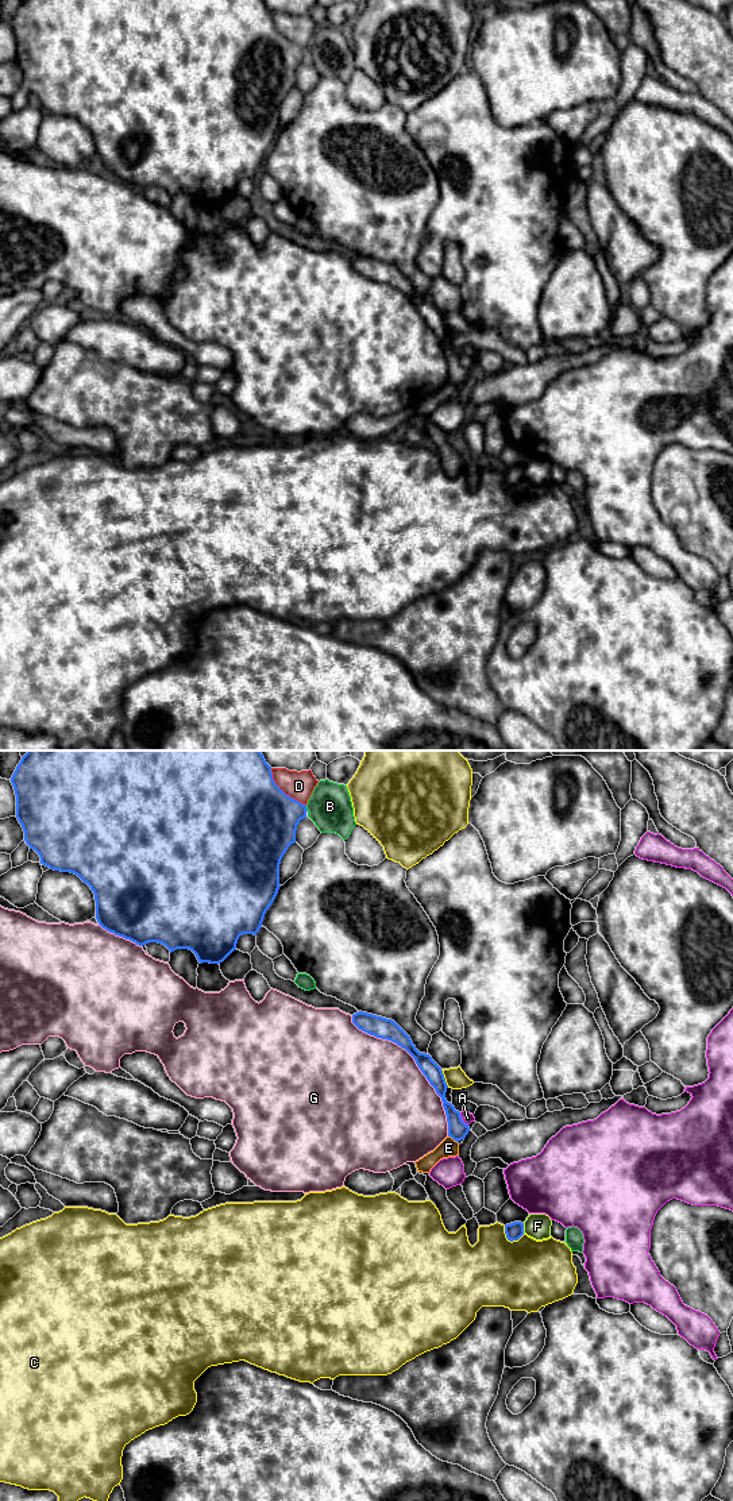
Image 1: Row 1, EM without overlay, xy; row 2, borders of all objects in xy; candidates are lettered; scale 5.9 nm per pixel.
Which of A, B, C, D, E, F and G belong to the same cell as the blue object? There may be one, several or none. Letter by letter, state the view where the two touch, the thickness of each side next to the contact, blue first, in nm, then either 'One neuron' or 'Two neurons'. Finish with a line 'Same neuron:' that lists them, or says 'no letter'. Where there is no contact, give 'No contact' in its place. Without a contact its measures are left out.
A: Touches blue in xy. Thickness 120 nm (blue) against 70 nm. Two neurons
B: Touches blue in xy. Thickness 380 nm (blue) against 260 nm. Two neurons
C: Touches blue in xy. Thickness 100 nm (blue) against 420 nm. Two neurons
D: Touches blue in xy. Thickness 500 nm (blue) against 160 nm. Two neurons
E: Touches blue in xy. Thickness 120 nm (blue) against 110 nm. Two neurons
F: Touches blue in xy. Thickness 100 nm (blue) against 160 nm. Two neurons
G: Touches blue in xy. Thickness 120 nm (blue) against 500 nm. Two neurons
Same neuron: no letter

